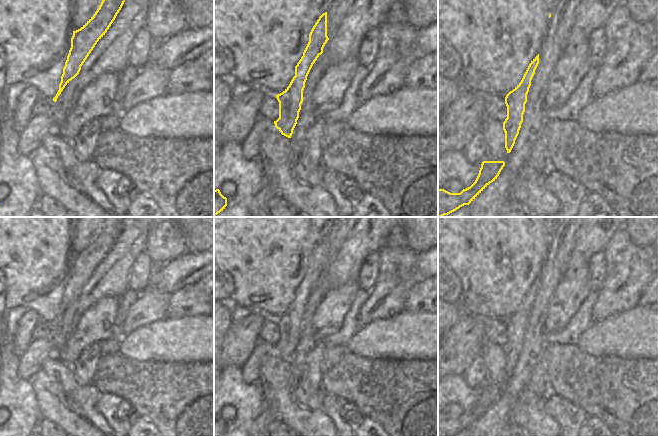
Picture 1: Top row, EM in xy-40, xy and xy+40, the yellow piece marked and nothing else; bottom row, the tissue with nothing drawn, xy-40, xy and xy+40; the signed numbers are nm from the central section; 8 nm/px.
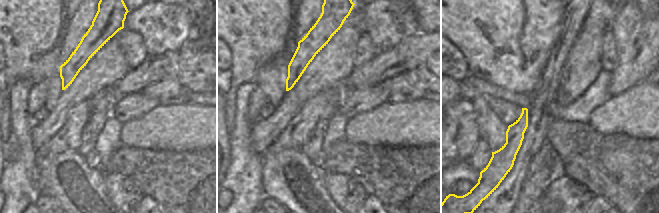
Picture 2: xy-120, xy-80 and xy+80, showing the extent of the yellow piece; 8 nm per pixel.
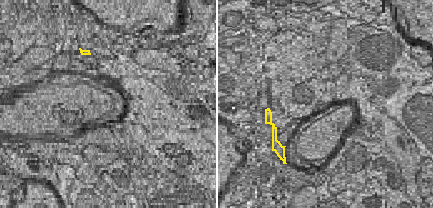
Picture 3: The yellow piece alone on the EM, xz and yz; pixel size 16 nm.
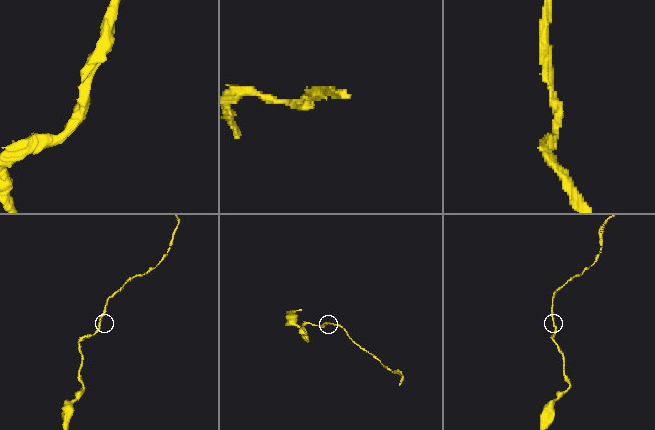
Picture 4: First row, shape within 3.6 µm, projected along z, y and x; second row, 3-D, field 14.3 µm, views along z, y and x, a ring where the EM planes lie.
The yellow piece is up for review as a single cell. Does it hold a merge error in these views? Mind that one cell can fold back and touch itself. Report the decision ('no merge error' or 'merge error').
no merge error

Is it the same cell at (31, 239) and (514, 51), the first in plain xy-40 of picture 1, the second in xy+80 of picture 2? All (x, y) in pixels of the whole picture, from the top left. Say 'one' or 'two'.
one

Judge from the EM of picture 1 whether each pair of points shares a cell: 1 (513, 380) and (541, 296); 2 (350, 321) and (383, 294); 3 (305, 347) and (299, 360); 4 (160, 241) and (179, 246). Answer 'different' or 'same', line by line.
1: same
2: different
3: same
4: same

